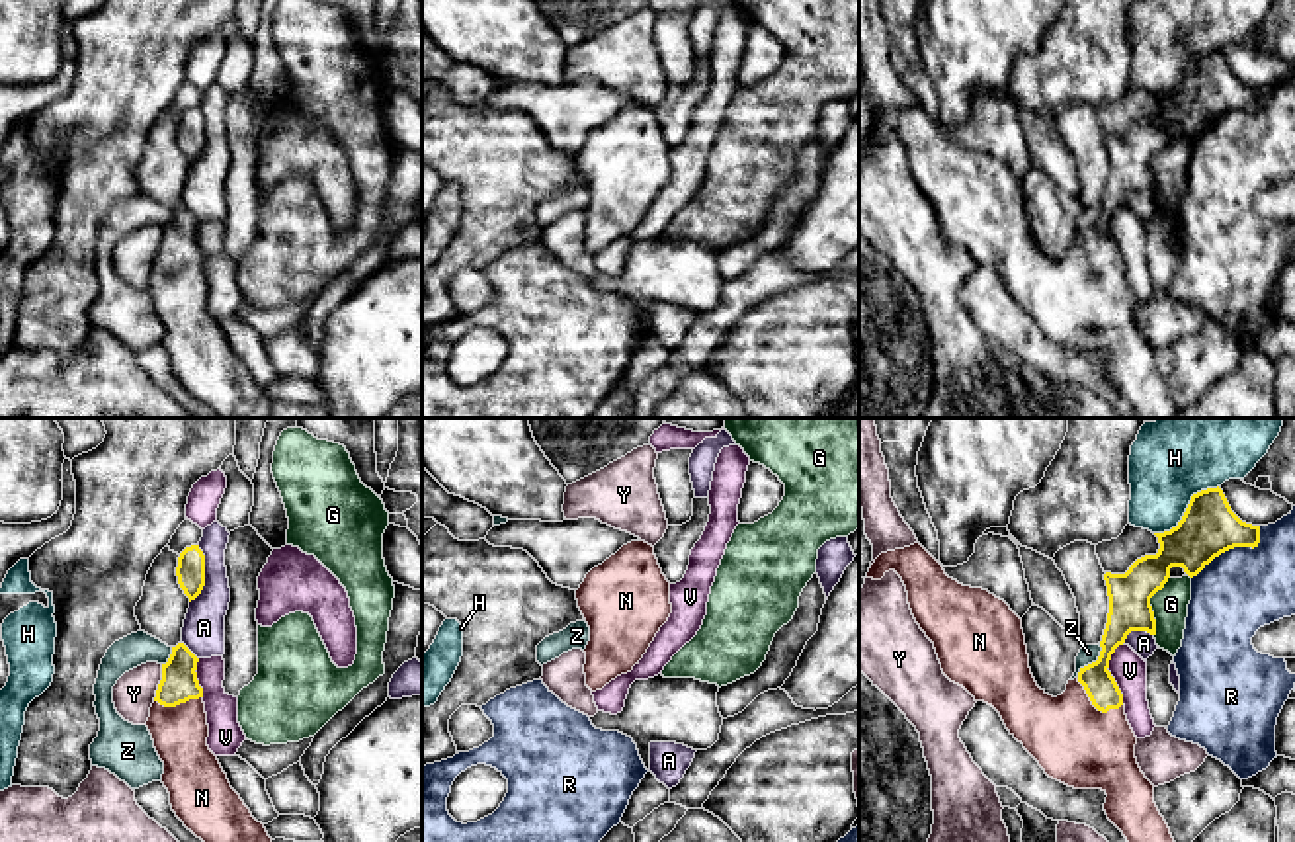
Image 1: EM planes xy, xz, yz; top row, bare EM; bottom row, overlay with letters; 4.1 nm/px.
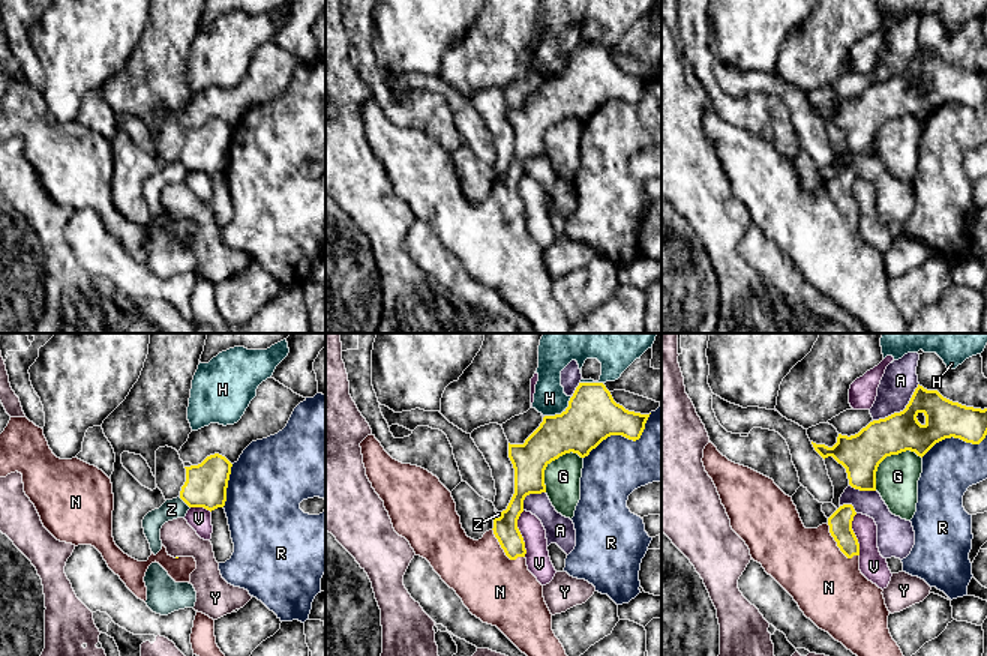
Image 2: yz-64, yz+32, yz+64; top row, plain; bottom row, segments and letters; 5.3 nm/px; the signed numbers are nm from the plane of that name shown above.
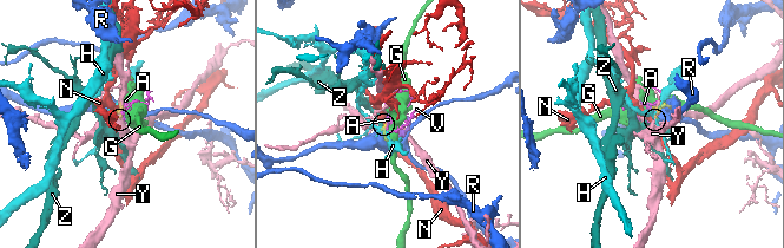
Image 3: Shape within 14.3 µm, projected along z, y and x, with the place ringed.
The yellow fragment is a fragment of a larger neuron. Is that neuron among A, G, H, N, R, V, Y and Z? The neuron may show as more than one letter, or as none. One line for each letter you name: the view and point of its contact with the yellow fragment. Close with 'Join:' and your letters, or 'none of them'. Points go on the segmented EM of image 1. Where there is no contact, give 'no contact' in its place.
N: contact yz (1094, 706)
Join: N

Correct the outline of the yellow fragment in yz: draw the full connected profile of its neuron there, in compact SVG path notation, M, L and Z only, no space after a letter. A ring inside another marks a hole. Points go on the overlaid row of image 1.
M1217 486L1193 494L1178 526L1154 535L1160 543L1156 555L1137 559L1125 574L1104 574L1109 613L1100 656L1080 668L1057 697L1037 686L1029 668L1022 619L1010 606L988 590L963 586L949 578L920 543L881 553L867 572L867 578L873 580L881 580L889 570L902 578L912 615L934 643L943 674L963 686L975 701L992 705L1010 735L1023 744L1049 778L1074 789L1102 789L1107 795L1104 811L1127 842L1174 842L1174 838L1154 803L1154 785L1137 764L1137 737L1125 715L1123 694L1107 670L1111 654L1131 631L1156 635L1150 598L1164 588L1172 567L1182 567L1193 578L1229 549L1258 547L1260 526L1242 522Z

